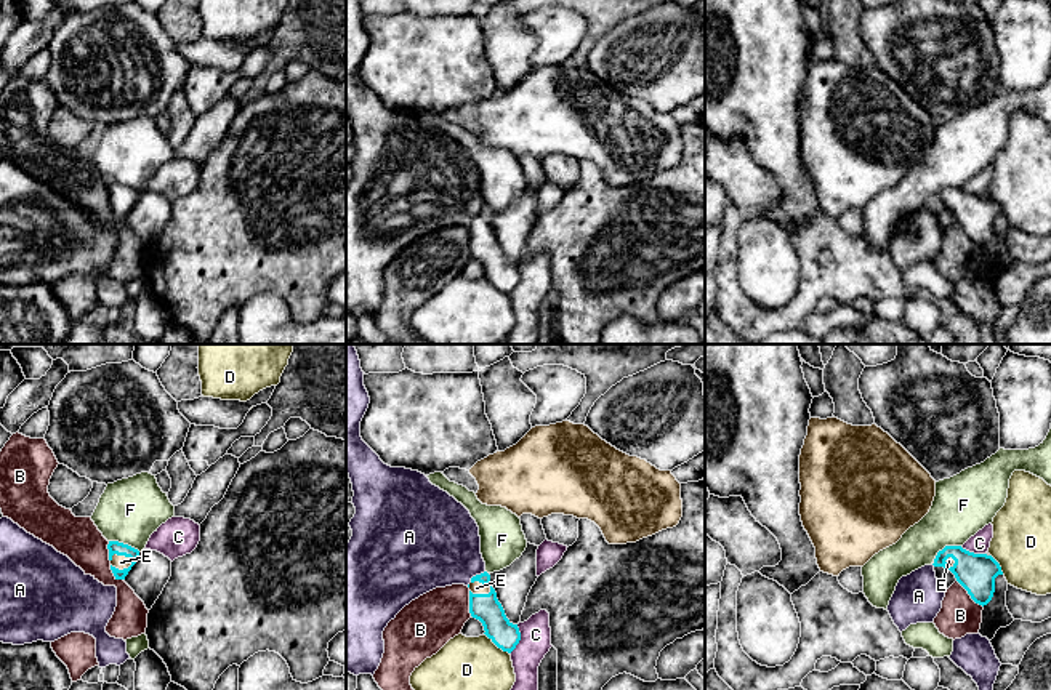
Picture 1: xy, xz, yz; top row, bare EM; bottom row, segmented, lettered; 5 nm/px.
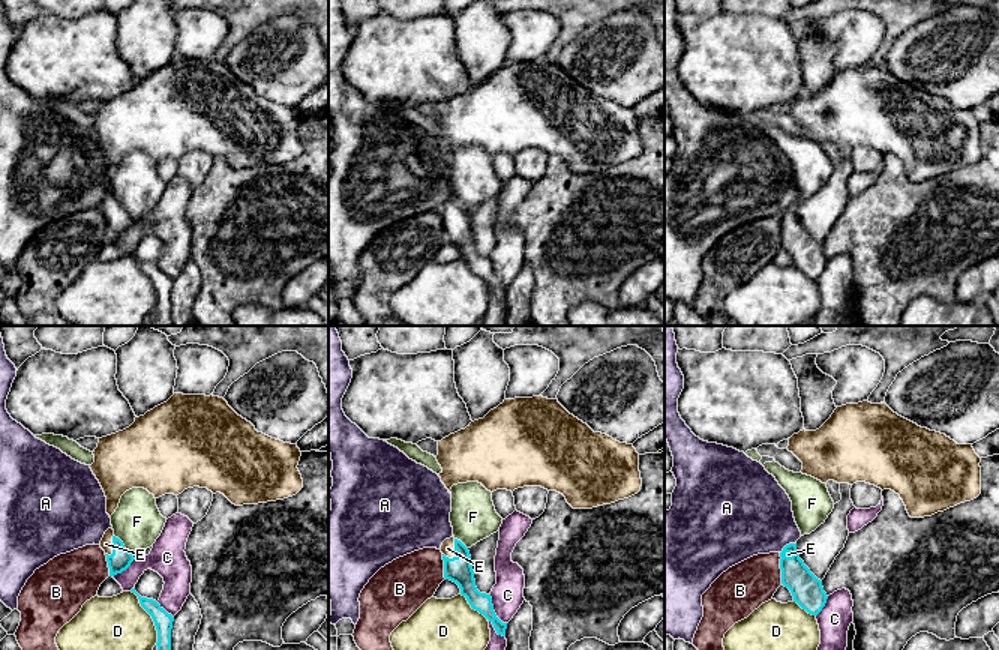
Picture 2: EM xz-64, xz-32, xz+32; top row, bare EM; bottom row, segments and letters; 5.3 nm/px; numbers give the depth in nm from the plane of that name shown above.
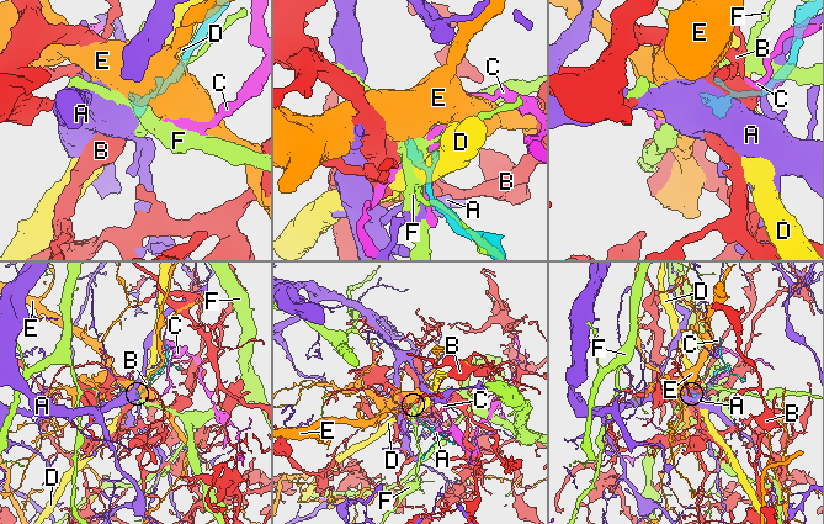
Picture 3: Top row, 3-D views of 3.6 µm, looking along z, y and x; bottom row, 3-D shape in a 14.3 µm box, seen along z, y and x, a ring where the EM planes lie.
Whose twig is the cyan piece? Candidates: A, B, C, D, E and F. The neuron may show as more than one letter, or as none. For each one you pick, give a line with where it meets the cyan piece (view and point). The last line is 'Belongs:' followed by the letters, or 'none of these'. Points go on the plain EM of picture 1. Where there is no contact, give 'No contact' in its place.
E: Touches cyan at xy (124, 196)
Belongs: E

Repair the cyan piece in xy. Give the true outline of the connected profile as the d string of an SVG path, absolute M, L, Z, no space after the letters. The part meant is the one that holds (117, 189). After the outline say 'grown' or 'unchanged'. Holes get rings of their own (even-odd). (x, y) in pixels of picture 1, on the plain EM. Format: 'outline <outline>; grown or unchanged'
outline M109 183L107 191L111 211L115 221L125 221L125 218L138 202L139 192L119 183Z; grown

